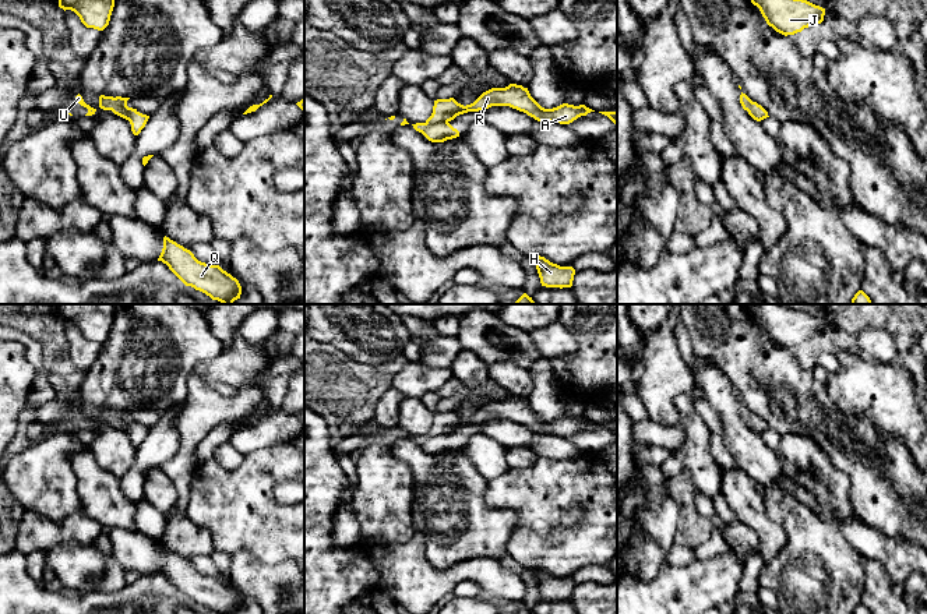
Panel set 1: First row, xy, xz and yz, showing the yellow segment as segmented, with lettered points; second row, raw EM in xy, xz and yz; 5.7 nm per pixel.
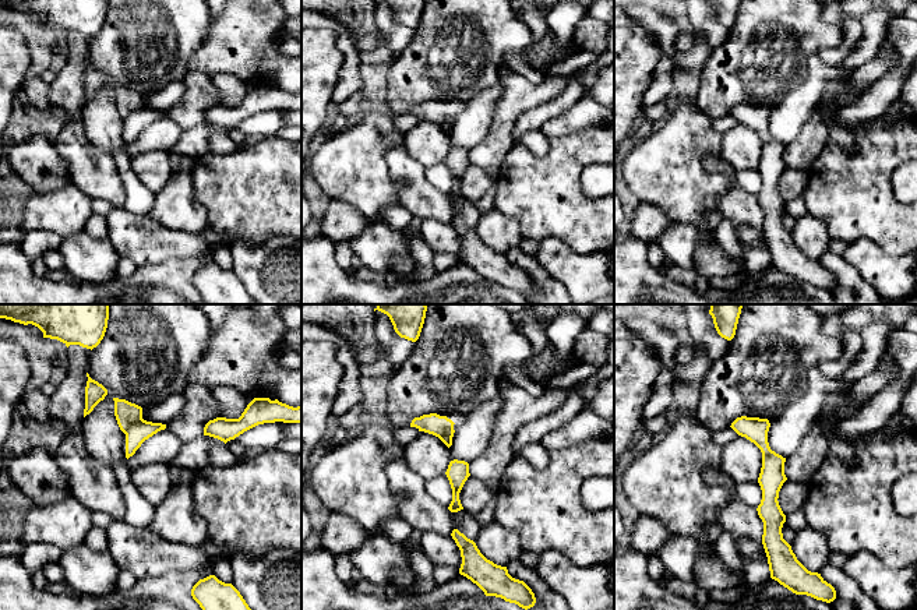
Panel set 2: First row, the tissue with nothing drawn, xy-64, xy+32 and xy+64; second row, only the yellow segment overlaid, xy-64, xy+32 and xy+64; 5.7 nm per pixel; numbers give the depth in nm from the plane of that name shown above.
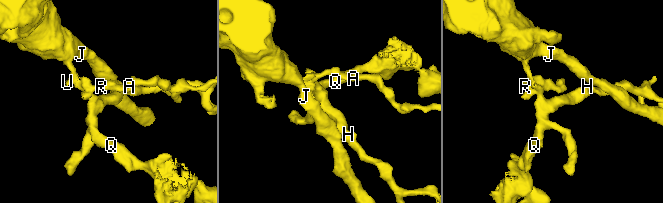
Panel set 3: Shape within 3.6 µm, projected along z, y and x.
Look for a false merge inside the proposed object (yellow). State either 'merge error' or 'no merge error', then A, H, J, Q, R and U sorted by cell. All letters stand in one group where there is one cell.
merge error; A J R U / H Q

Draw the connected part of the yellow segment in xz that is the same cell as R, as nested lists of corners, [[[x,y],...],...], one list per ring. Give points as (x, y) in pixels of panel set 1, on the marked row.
[[[510,84],[505,88],[491,88],[483,92],[473,103],[461,105],[454,98],[434,100],[433,113],[426,123],[448,123],[468,112],[486,110],[491,106],[510,106],[526,113],[537,121],[570,124],[581,116],[595,112],[585,105],[563,103],[553,109],[542,107],[522,85]]]

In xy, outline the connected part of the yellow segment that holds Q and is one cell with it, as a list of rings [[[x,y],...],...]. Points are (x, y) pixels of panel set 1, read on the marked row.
[[[163,237],[163,248],[158,258],[186,285],[218,300],[222,304],[233,304],[240,299],[242,286],[236,278],[223,271],[219,265],[198,261],[194,254]]]

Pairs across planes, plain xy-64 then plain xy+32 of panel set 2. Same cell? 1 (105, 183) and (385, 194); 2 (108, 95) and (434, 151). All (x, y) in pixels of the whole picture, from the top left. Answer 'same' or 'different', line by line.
1: different
2: same

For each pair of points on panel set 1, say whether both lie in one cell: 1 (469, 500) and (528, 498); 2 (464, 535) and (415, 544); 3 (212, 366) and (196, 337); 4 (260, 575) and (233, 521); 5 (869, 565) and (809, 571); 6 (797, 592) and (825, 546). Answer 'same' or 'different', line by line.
1: different
2: different
3: different
4: different
5: different
6: same

